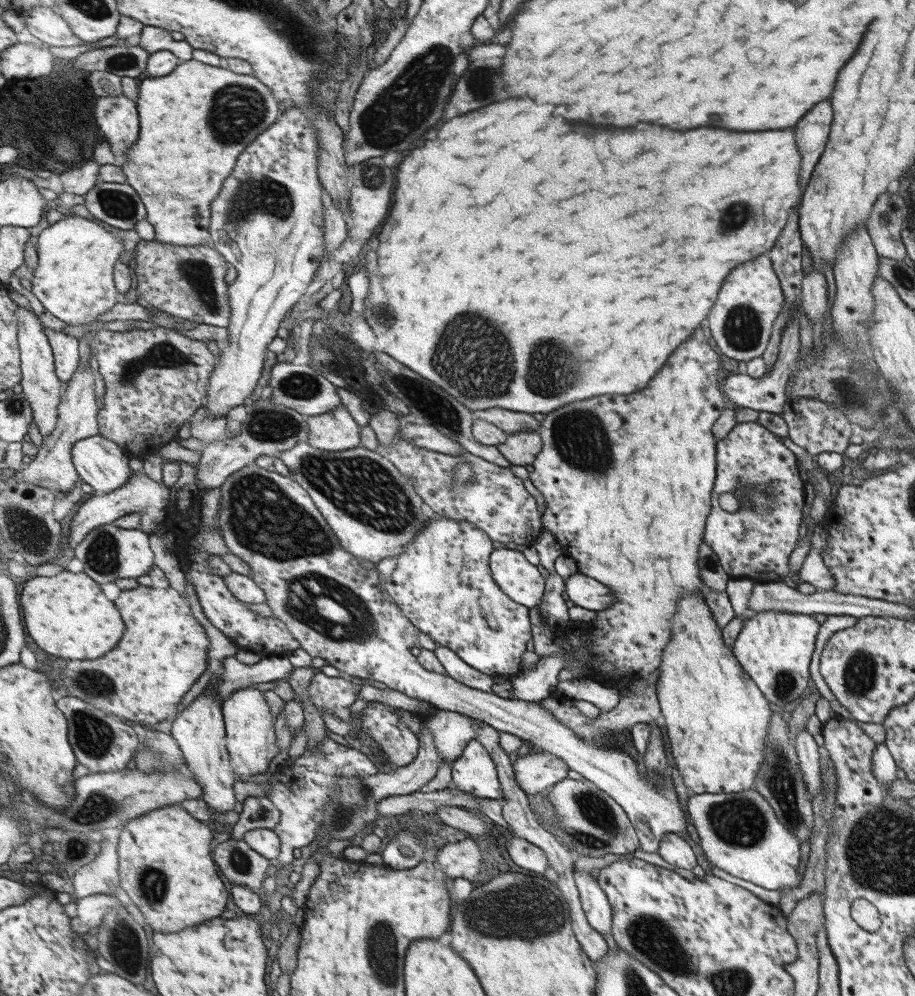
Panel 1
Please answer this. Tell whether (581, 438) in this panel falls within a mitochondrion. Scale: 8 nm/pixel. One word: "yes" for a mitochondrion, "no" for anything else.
yes

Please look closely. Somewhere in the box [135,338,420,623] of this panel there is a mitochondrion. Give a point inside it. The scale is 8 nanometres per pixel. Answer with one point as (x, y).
(262, 517)

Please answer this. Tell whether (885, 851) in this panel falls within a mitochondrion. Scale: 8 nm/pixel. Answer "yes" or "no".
yes

